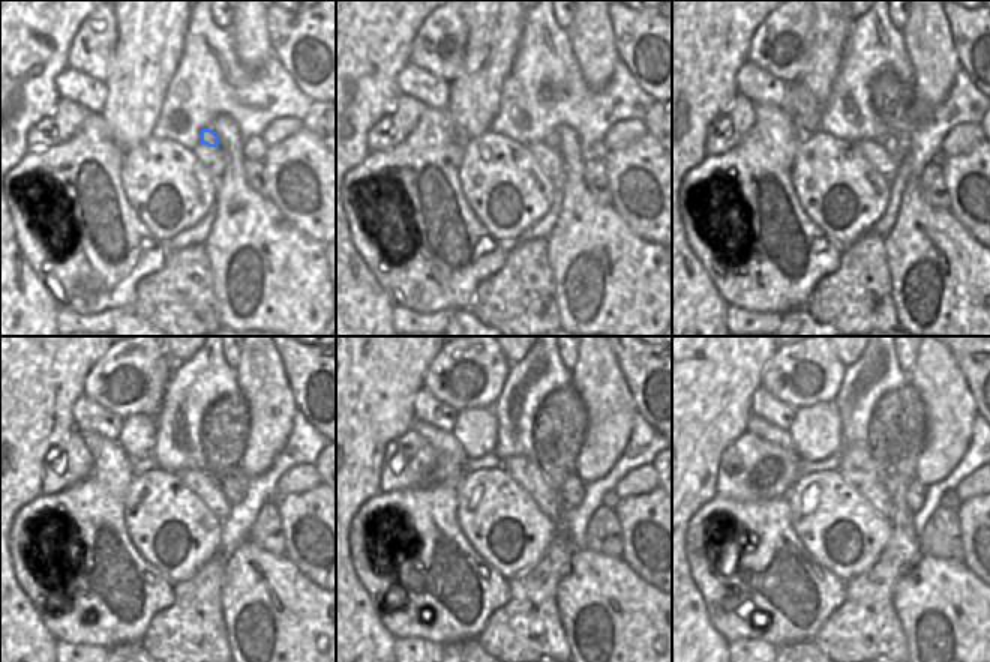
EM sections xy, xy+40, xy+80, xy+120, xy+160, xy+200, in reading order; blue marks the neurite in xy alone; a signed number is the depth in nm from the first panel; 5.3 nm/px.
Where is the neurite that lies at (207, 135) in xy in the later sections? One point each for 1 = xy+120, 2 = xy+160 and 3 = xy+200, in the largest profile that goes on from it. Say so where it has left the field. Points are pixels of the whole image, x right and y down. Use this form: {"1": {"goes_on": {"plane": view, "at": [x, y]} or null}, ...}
{"1": {"goes_on": {"plane": "xy+120", "at": [234, 485]}}, "2": {"goes_on": {"plane": "xy+160", "at": [572, 494]}}, "3": {"goes_on": {"plane": "xy+200", "at": [917, 491]}}}

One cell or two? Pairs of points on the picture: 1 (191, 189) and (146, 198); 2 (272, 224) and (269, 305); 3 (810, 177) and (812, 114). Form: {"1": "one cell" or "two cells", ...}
{"1": "one cell", "2": "one cell", "3": "two cells"}

